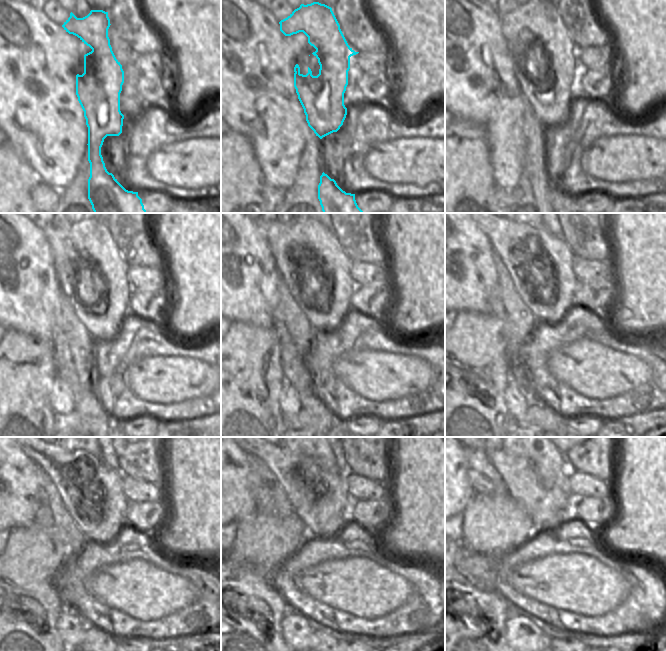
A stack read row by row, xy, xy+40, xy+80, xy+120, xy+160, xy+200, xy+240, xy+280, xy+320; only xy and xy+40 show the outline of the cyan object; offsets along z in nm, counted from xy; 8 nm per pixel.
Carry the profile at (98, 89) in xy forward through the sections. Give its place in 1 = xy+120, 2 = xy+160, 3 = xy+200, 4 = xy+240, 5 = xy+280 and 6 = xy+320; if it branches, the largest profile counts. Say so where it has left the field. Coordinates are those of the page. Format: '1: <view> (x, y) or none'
1: xy+120 (90, 237)
2: xy+160 (326, 257)
3: xy+200 (508, 238)
4: xy+240 (60, 464)
5: xy+280 (323, 509)
6: xy+320 (548, 509)

